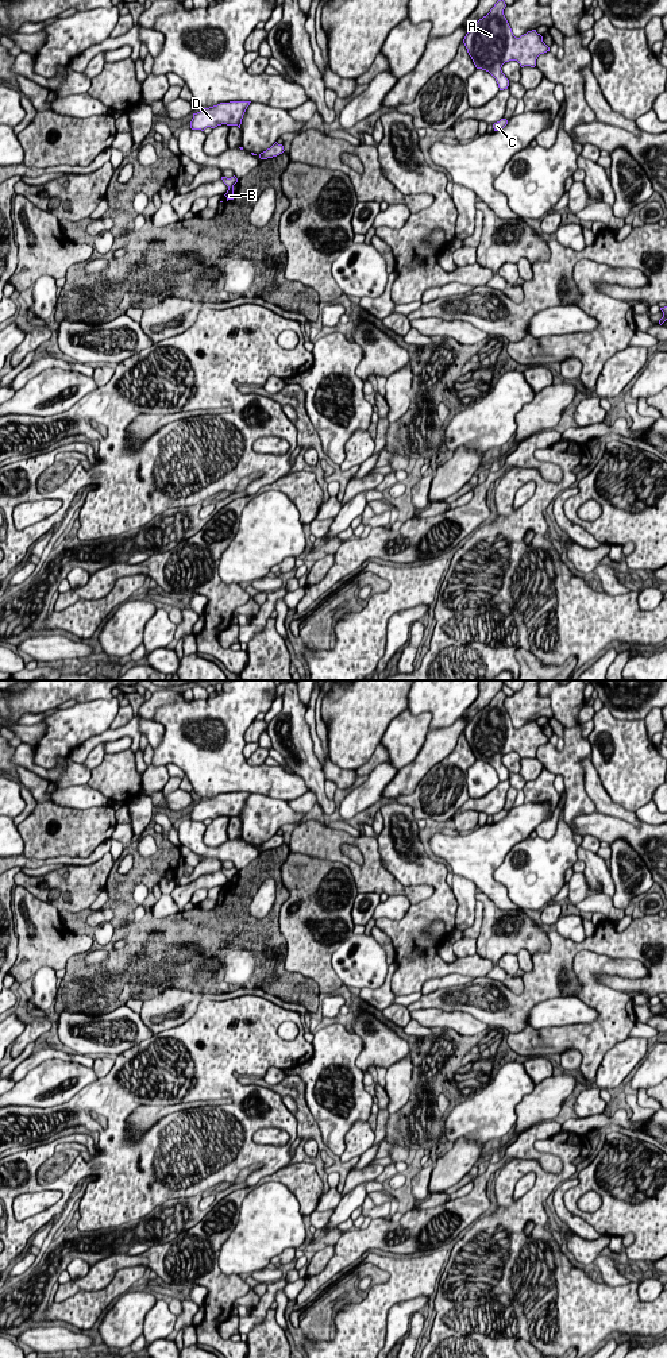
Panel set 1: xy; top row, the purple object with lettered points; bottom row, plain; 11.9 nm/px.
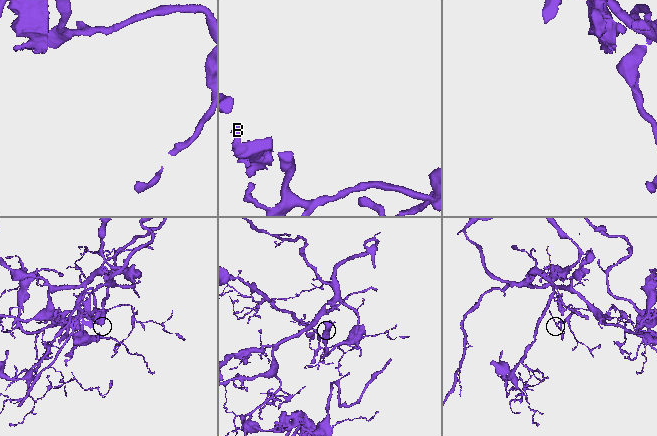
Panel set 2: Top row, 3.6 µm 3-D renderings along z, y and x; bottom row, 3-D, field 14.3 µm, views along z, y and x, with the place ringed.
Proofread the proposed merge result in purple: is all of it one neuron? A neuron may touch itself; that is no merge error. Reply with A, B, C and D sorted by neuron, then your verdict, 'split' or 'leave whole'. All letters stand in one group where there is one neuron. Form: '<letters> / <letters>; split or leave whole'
A C D / B; split

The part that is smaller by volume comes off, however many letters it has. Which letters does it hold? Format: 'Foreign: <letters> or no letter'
Foreign: B

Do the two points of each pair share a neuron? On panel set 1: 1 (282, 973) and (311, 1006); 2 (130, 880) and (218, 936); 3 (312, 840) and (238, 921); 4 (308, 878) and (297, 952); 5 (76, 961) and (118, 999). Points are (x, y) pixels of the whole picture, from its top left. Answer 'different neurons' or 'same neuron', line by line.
1: same neuron
2: same neuron
3: different neurons
4: same neuron
5: same neuron

